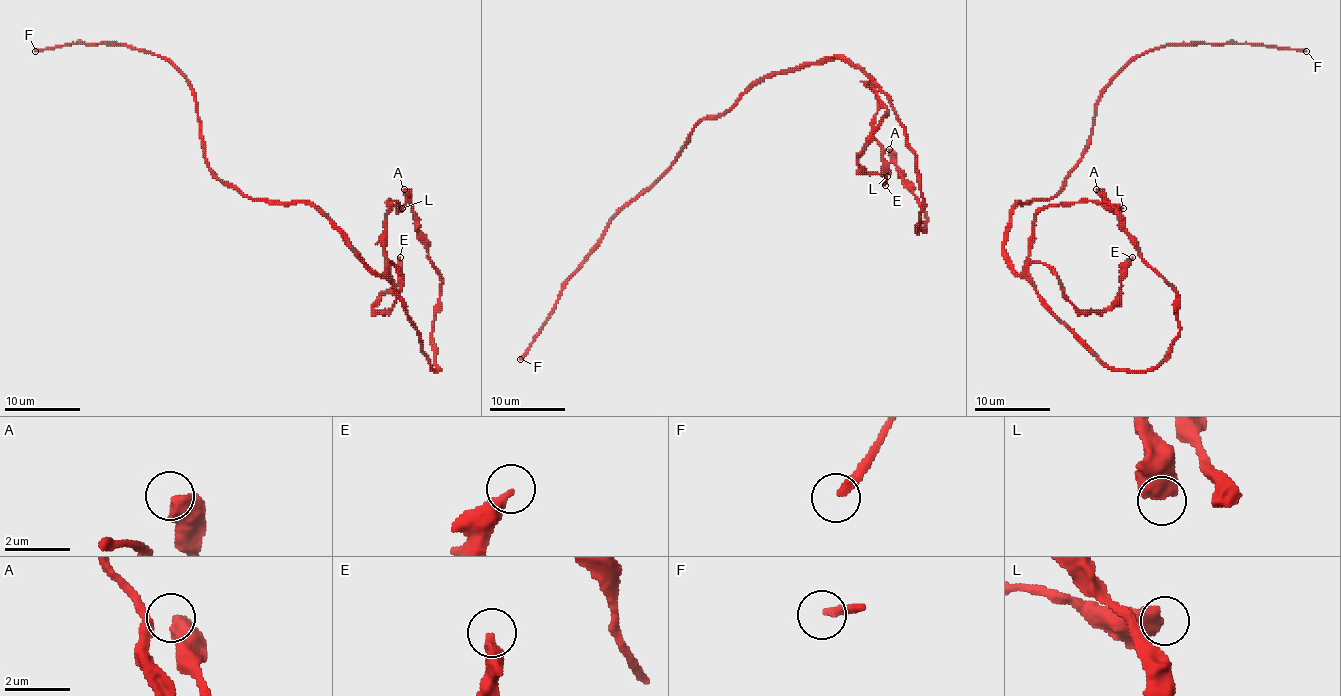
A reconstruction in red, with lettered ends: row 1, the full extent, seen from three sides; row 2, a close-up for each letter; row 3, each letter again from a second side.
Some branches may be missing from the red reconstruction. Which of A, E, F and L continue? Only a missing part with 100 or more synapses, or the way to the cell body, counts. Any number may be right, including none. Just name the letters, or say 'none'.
F

